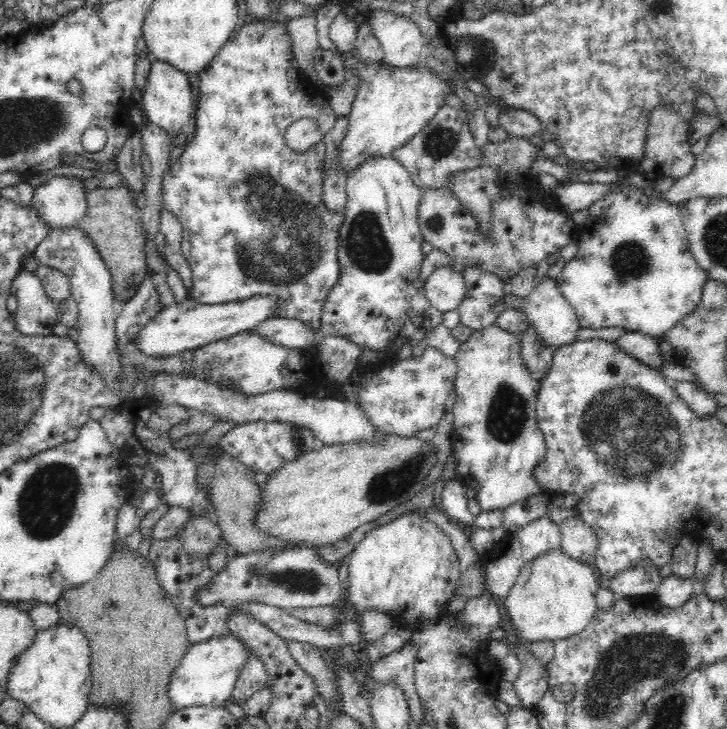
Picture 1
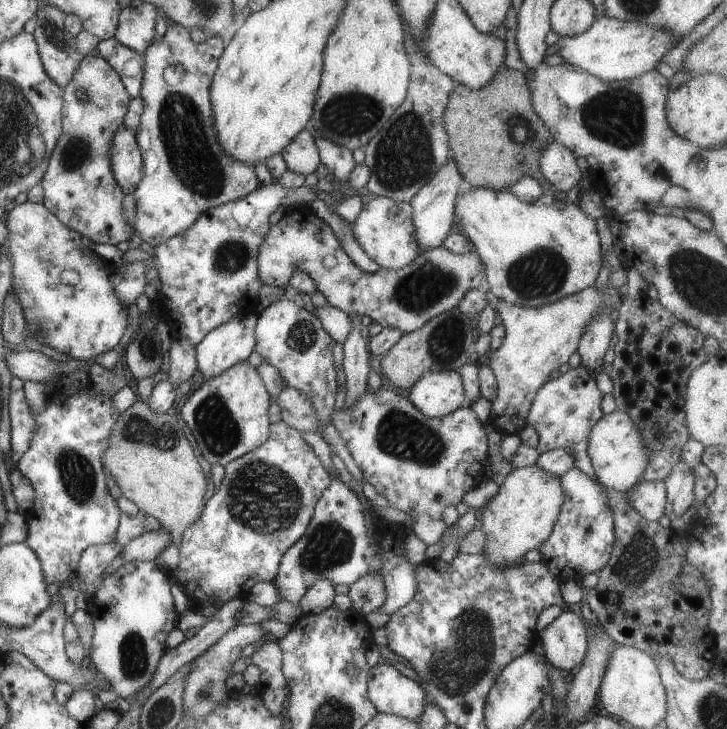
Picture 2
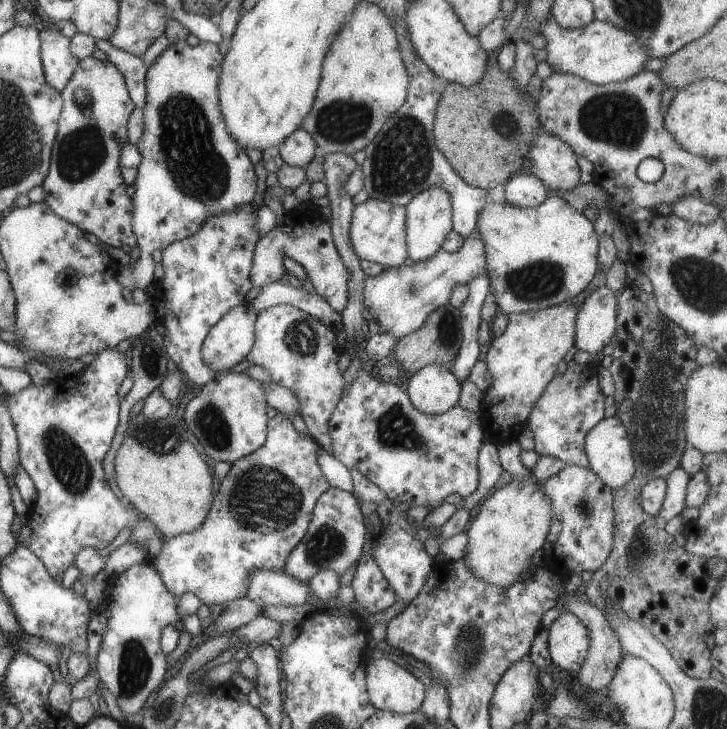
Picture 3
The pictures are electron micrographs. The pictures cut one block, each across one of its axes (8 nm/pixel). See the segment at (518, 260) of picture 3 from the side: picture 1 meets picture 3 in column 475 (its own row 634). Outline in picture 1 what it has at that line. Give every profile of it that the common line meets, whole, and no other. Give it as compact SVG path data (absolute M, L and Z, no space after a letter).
M232 634L189 645L167 684L166 694L171 700L171 708L180 710L195 706L227 706L240 669L250 652L247 645Z

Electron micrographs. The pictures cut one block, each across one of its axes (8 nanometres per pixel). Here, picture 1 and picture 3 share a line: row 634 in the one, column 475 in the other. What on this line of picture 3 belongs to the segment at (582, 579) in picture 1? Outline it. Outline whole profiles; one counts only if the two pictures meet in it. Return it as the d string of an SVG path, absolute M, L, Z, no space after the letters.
M512 477L484 500L467 531L467 567L488 584L508 588L534 566L532 555L542 548L554 516L551 500L532 477Z

